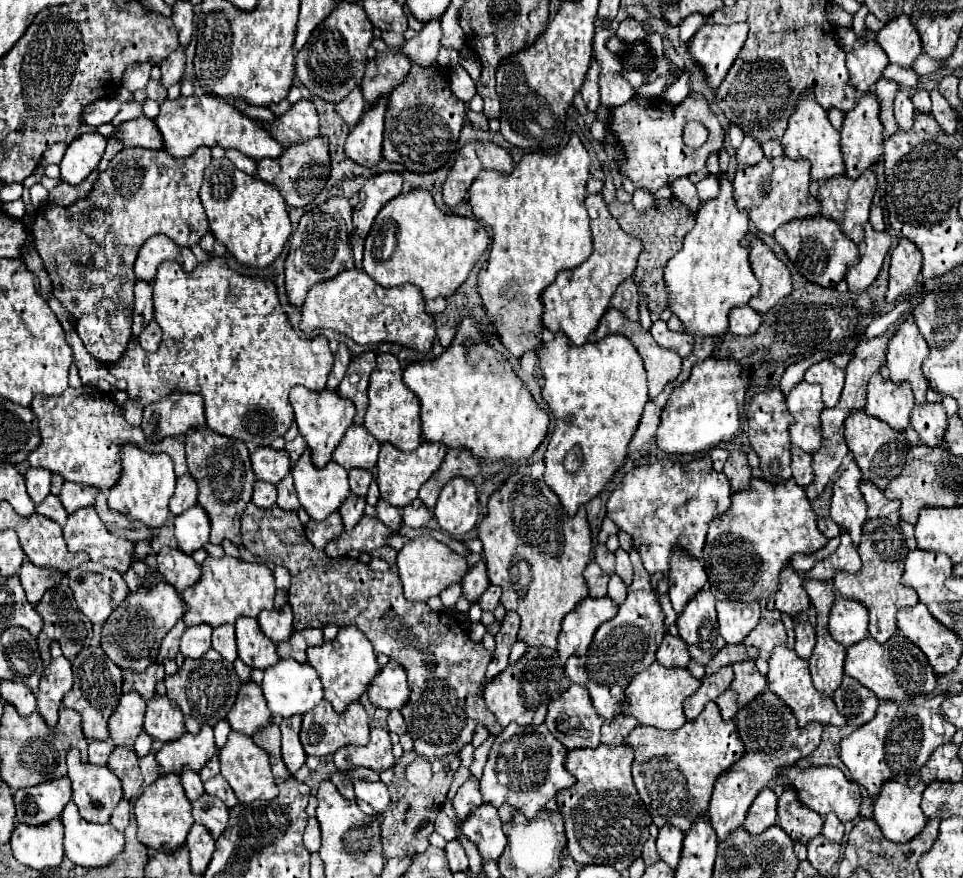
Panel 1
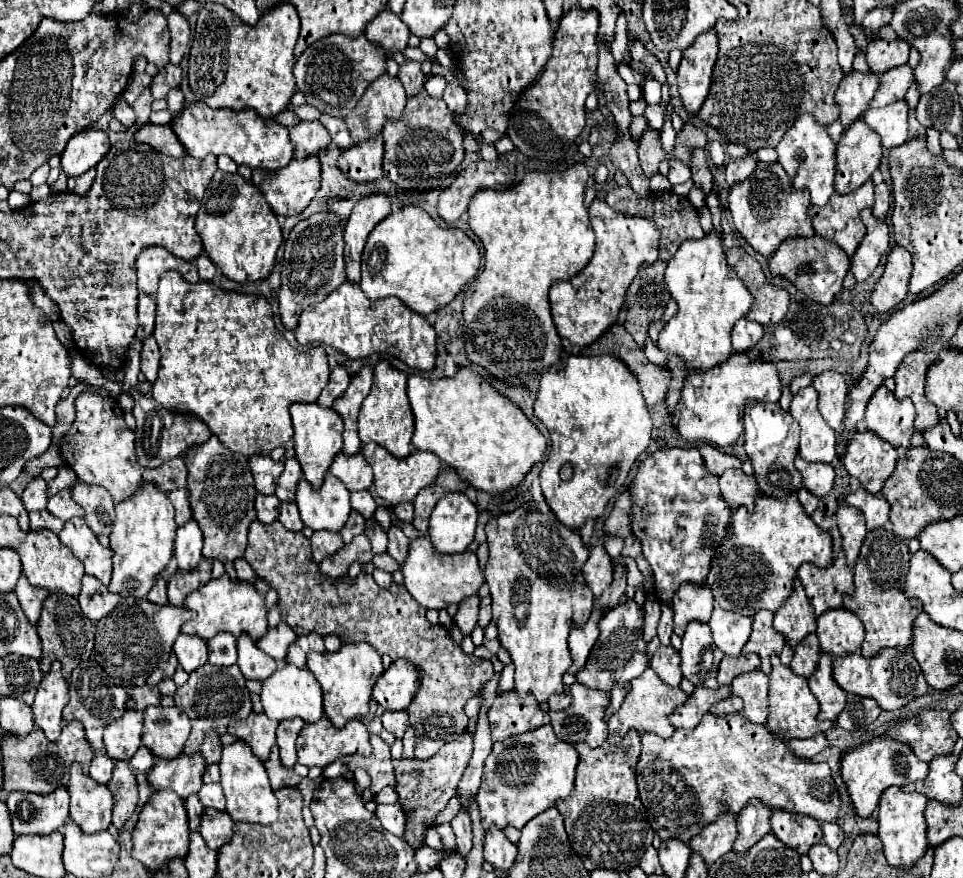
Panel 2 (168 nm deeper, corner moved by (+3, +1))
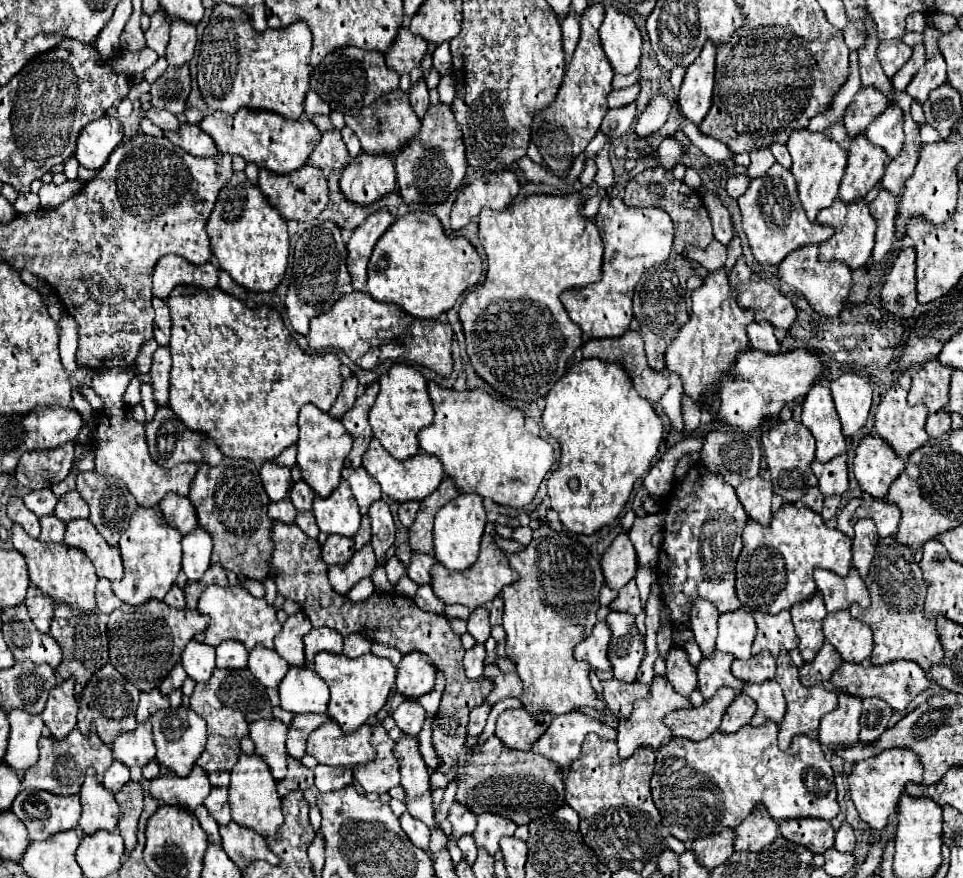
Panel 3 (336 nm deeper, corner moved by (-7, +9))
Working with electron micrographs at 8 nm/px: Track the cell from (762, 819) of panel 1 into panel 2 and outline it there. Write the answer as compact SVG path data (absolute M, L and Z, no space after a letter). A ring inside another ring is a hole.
M749 800L737 814L737 840L733 844L733 852L747 852L765 834L769 834L769 816L771 812L767 812L759 800Z

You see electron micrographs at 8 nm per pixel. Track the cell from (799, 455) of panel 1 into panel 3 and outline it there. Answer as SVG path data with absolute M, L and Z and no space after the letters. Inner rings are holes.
M837 456L825 464L813 460L811 470L815 472L819 480L819 490L823 496L841 496L847 486L849 486L849 476L847 476L847 456Z

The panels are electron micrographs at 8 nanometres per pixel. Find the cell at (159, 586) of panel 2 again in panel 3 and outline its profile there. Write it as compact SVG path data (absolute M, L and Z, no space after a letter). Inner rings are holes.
M173 586L167 596L165 596L165 602L173 608L185 608L185 596L183 596L183 590L179 586Z

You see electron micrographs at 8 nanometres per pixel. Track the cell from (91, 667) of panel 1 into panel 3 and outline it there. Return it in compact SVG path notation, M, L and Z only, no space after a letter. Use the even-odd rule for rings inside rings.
M105 664L99 672L93 674L89 684L85 686L81 698L79 698L79 714L77 714L77 726L89 730L91 724L95 726L99 738L105 744L113 744L113 740L137 726L135 722L135 708L139 700L139 690L129 684L111 664Z

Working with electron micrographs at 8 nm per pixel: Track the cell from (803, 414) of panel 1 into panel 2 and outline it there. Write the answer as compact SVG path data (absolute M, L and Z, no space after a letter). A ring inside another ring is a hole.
M807 386L799 390L799 394L793 396L789 412L801 426L799 456L807 462L831 462L835 458L837 436L817 408L815 388Z

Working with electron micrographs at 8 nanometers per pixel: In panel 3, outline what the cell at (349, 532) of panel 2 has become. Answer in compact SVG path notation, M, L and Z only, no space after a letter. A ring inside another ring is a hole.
M367 514L363 516L361 526L359 526L359 532L357 532L357 536L353 540L355 540L355 548L357 550L361 550L369 542L369 516Z

